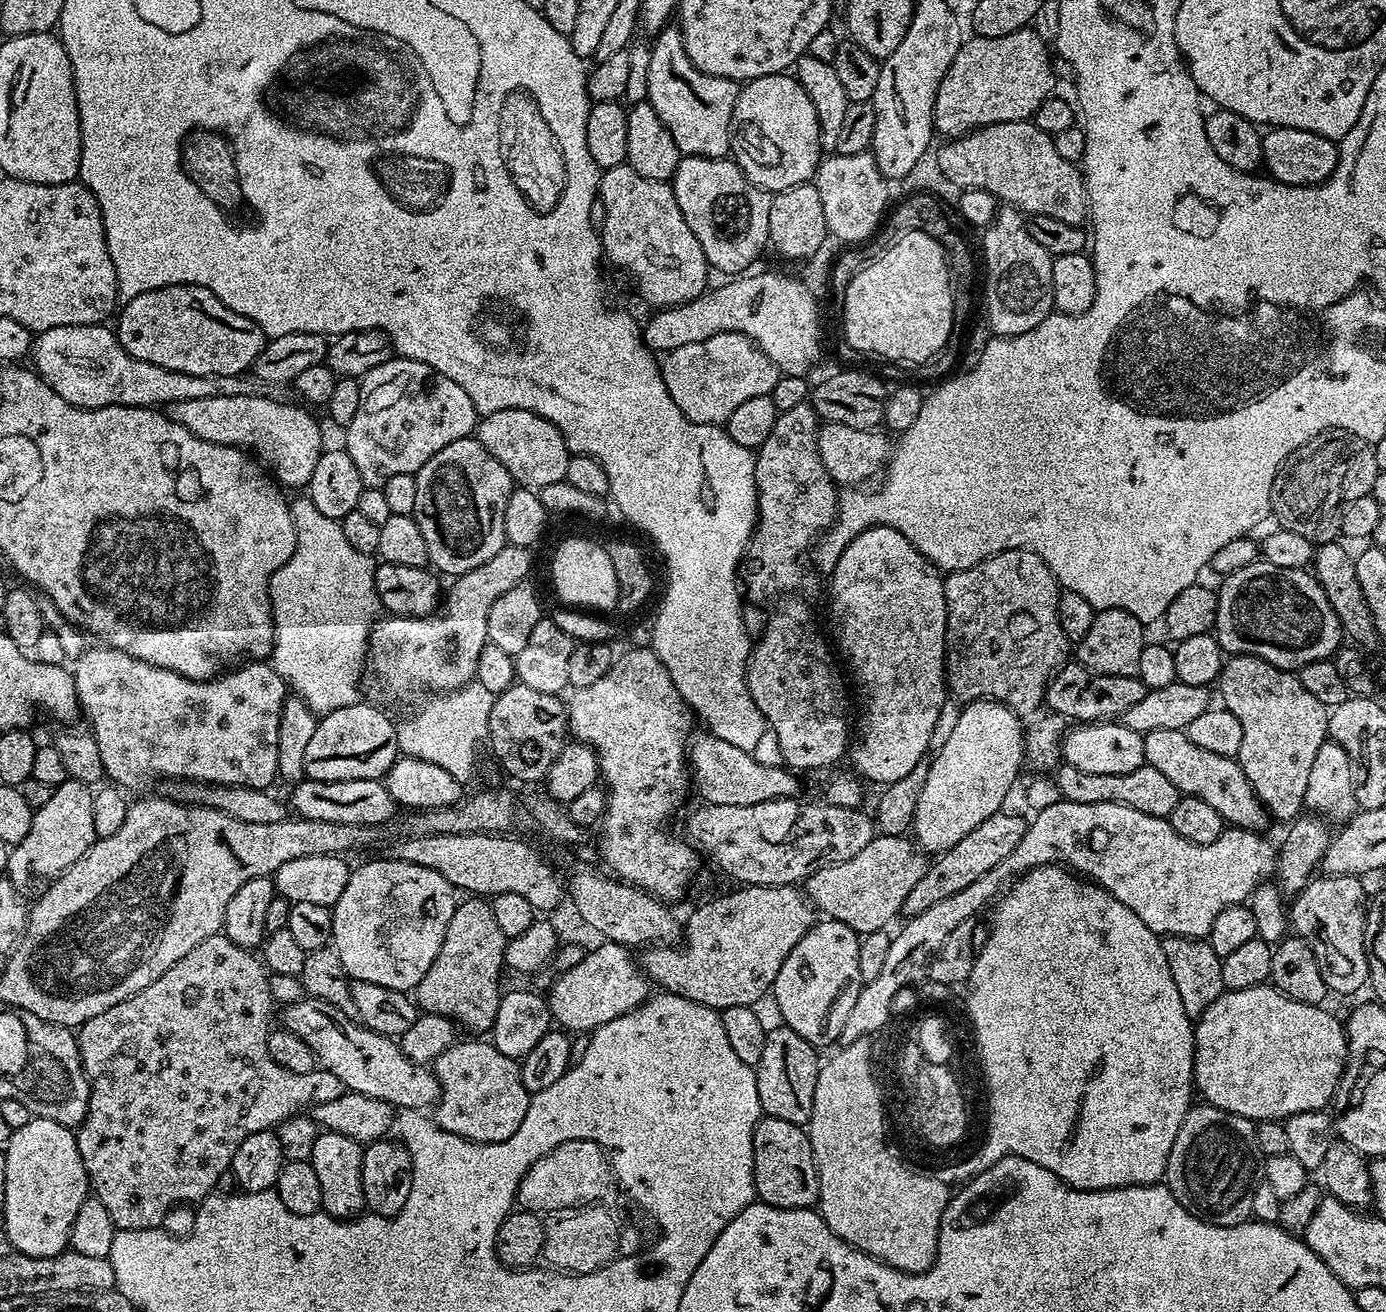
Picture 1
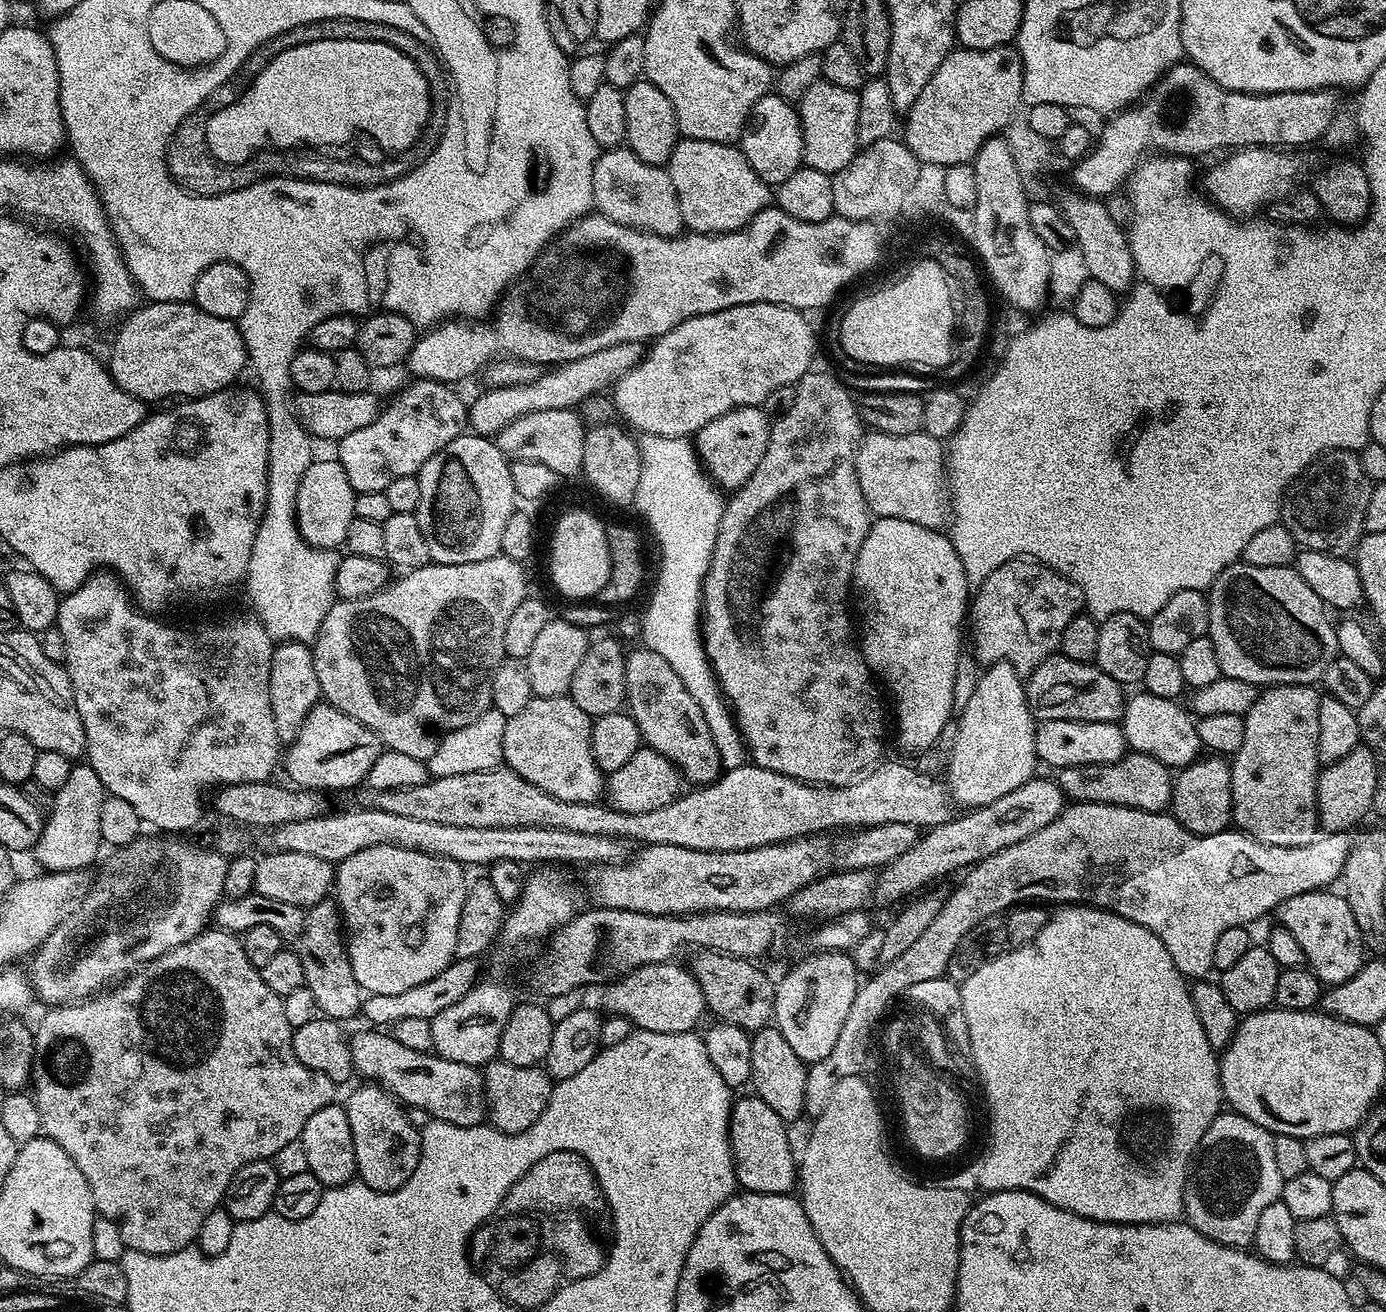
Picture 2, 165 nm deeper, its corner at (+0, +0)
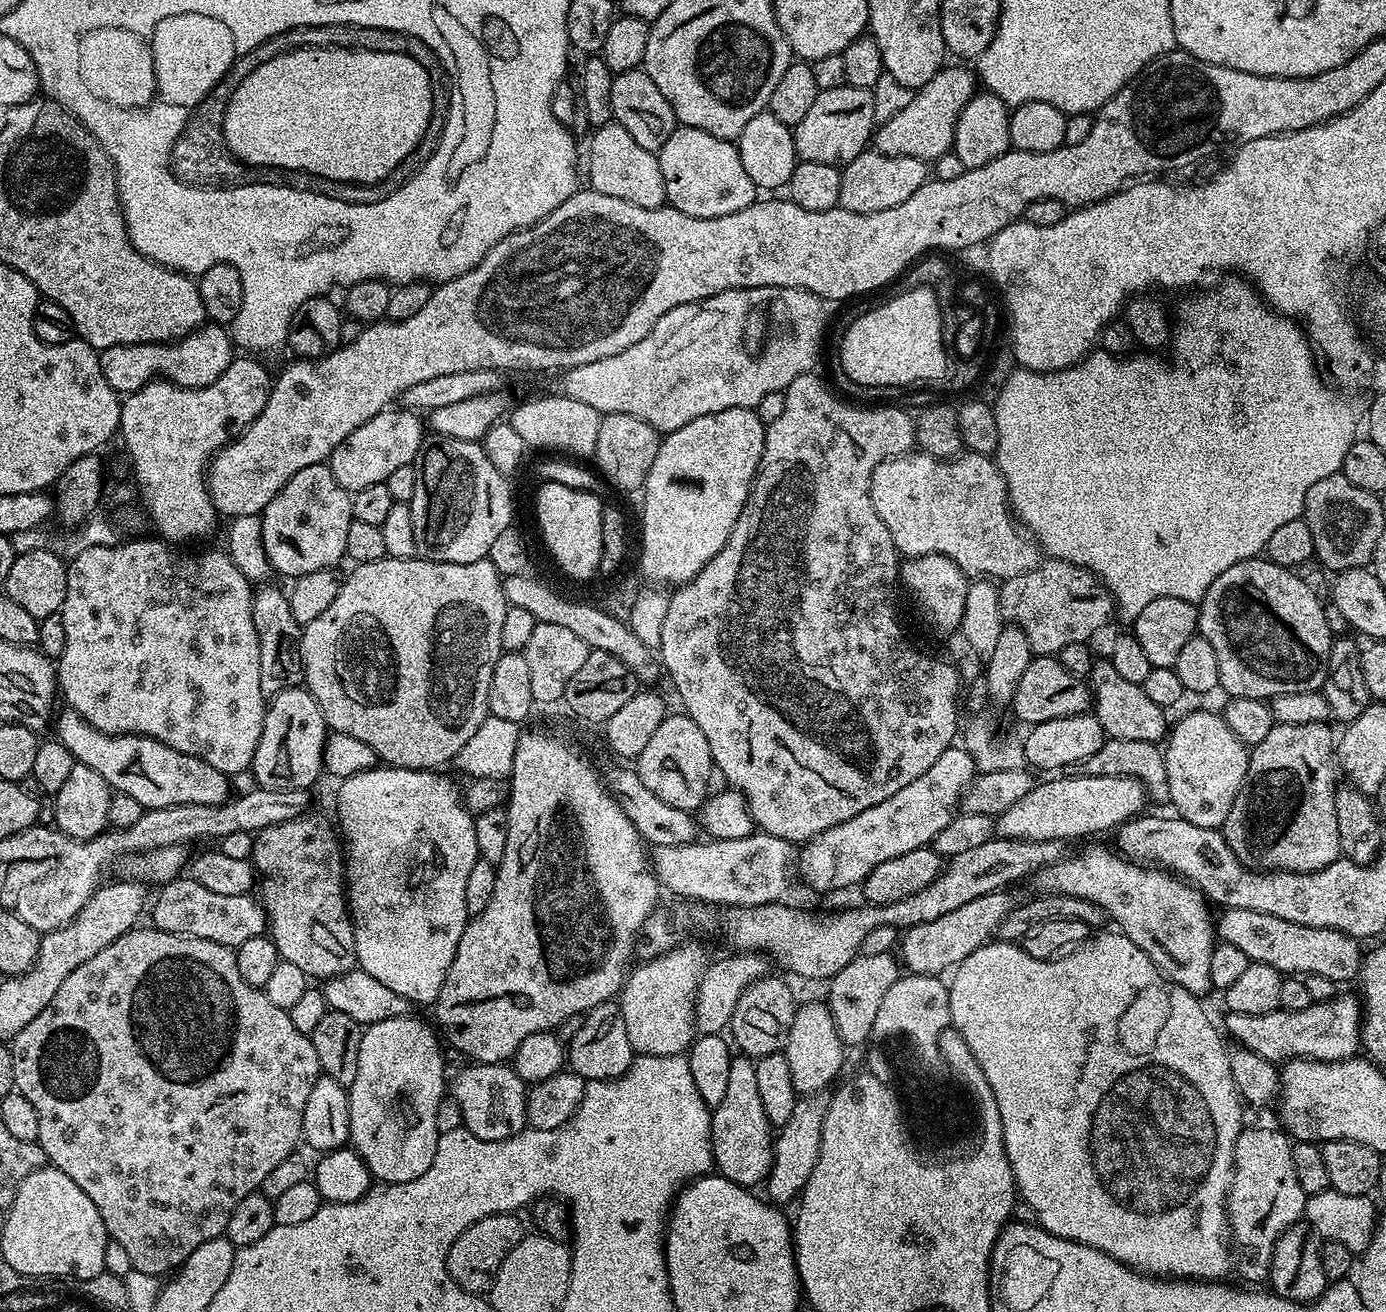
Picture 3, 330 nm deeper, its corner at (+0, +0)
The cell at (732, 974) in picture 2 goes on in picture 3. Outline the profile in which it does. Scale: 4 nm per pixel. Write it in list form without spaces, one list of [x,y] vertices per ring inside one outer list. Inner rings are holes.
[[[769,974],[755,980],[738,998],[738,1006],[734,1006],[734,1014],[730,1025],[731,1039],[736,1039],[735,1047],[749,1058],[759,1058],[766,1054],[783,1052],[784,1042],[790,1034],[790,1026],[794,1022],[794,1014],[798,1007],[798,999],[792,988],[775,974]]]

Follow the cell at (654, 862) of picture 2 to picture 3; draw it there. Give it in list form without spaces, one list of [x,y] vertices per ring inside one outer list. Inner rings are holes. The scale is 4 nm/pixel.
[[[963,746],[947,748],[922,774],[922,778],[914,778],[910,786],[902,786],[898,794],[886,798],[886,802],[878,802],[878,806],[870,806],[870,810],[862,810],[862,814],[854,814],[854,818],[846,818],[846,822],[838,822],[838,826],[830,826],[830,830],[822,830],[814,839],[807,841],[798,852],[798,872],[816,892],[836,892],[839,888],[852,888],[863,885],[864,880],[882,862],[890,858],[898,858],[898,854],[910,854],[910,850],[927,848],[941,830],[946,830],[962,804],[962,797],[972,777],[977,775],[972,754]]]

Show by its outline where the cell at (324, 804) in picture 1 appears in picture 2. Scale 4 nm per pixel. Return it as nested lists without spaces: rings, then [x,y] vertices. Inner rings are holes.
[[[242,782],[241,784],[225,784],[215,789],[216,808],[225,816],[225,821],[237,825],[249,824],[252,828],[277,828],[286,822],[306,822],[308,818],[325,815],[330,805],[324,801],[325,793],[314,788],[283,788],[273,782]]]

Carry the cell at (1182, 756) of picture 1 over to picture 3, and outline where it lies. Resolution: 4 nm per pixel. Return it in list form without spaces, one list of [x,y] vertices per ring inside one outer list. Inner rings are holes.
[[[1097,659],[1092,665],[1090,677],[1092,689],[1092,703],[1094,714],[1102,726],[1105,737],[1117,740],[1118,738],[1130,738],[1138,742],[1150,742],[1155,744],[1165,739],[1170,728],[1170,720],[1167,720],[1165,709],[1158,706],[1158,702],[1150,702],[1146,698],[1143,687],[1134,682],[1126,682],[1118,670],[1114,670],[1111,659]]]

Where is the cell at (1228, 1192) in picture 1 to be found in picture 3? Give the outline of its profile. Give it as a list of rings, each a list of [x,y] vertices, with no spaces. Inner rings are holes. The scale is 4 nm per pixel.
[[[1245,1127],[1232,1151],[1232,1181],[1228,1187],[1228,1232],[1233,1245],[1240,1247],[1244,1260],[1234,1264],[1235,1275],[1260,1286],[1268,1279],[1268,1263],[1278,1238],[1290,1226],[1301,1223],[1308,1196],[1294,1174],[1293,1141],[1283,1131]]]

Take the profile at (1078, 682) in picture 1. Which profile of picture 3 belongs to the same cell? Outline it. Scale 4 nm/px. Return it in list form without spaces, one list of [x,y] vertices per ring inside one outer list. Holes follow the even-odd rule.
[[[1033,655],[1030,666],[1026,666],[1021,680],[1018,681],[1018,690],[1014,690],[1010,711],[1024,726],[1031,726],[1050,722],[1054,718],[1082,716],[1092,707],[1092,689],[1085,677],[1070,674],[1070,670],[1066,670],[1066,666],[1062,666],[1055,655]]]

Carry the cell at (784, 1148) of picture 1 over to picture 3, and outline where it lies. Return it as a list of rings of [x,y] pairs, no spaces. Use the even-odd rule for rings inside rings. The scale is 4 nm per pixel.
[[[743,1054],[733,1055],[726,1095],[712,1114],[712,1163],[715,1171],[730,1182],[749,1190],[755,1184],[763,1185],[772,1169],[774,1129],[762,1110],[762,1097],[758,1095],[758,1082],[754,1075],[755,1063]]]

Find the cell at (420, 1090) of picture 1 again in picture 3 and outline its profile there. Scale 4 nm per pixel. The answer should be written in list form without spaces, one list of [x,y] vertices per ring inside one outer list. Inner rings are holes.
[[[507,1063],[503,1064],[477,1064],[467,1065],[456,1077],[450,1080],[450,1096],[457,1100],[461,1108],[463,1127],[470,1134],[474,1134],[483,1140],[504,1140],[507,1136],[513,1136],[523,1132],[528,1124],[528,1093],[522,1078]]]

